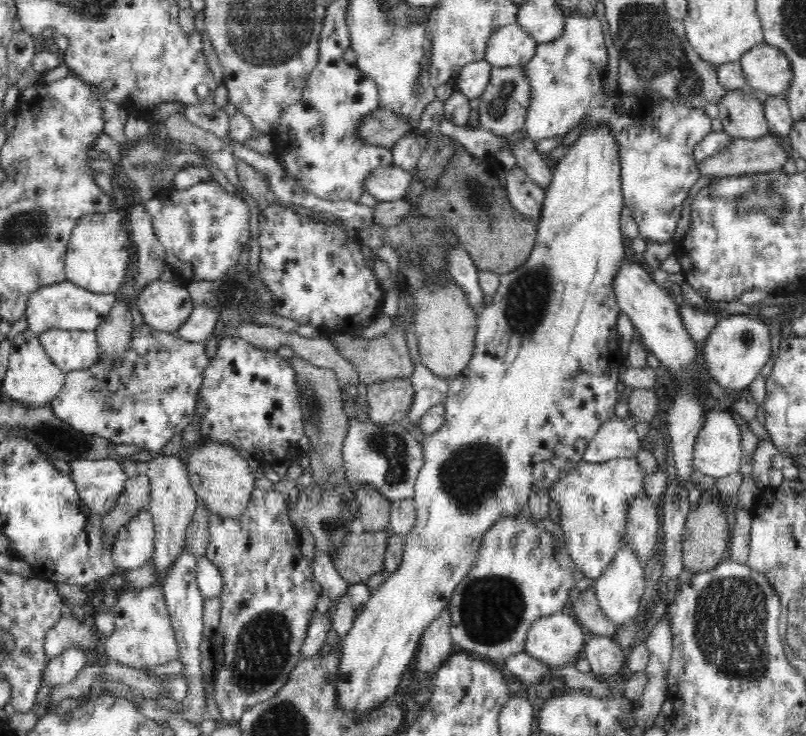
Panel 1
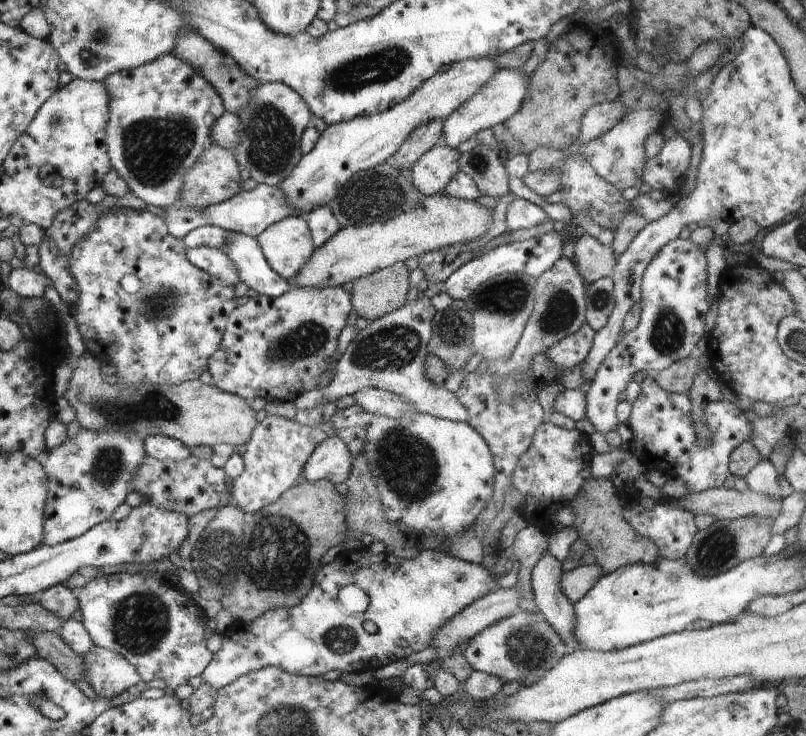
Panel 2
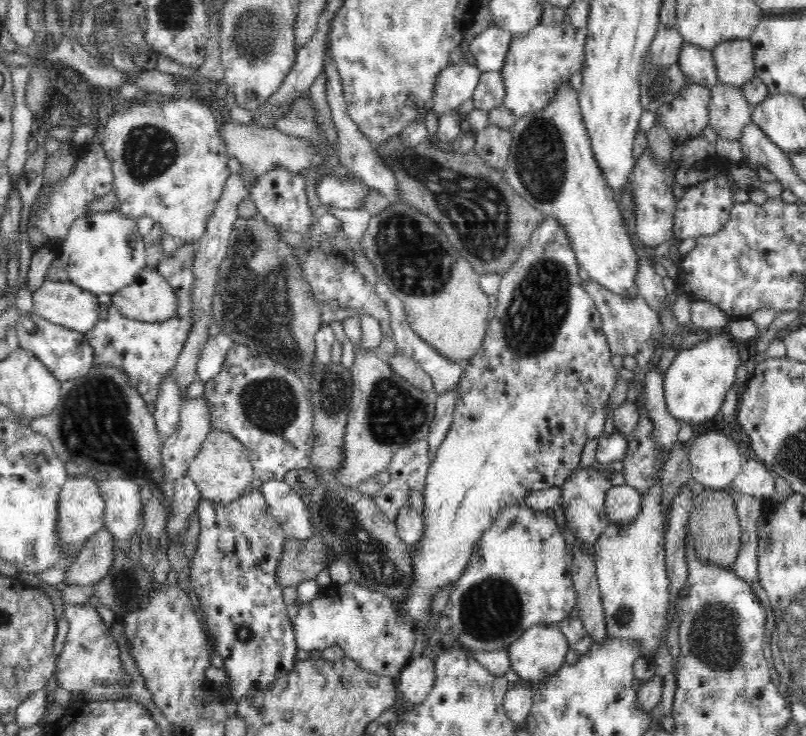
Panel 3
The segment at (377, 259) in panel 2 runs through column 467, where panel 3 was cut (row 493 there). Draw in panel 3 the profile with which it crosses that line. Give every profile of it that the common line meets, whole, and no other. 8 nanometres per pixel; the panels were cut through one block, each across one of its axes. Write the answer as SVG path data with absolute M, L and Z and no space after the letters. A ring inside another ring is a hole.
M212 431L200 452L188 463L188 476L195 482L201 497L214 502L228 503L244 494L255 478L254 467L246 448L230 433Z

